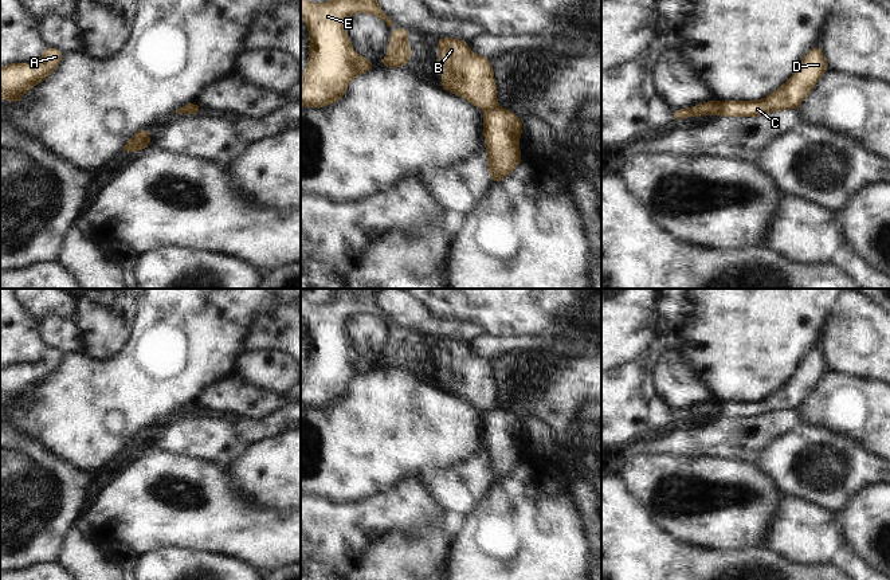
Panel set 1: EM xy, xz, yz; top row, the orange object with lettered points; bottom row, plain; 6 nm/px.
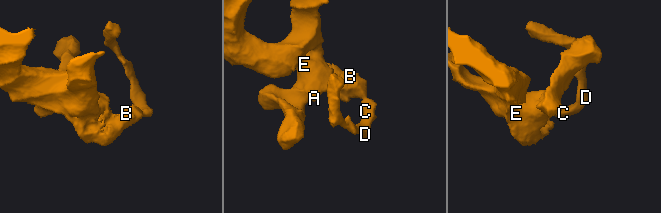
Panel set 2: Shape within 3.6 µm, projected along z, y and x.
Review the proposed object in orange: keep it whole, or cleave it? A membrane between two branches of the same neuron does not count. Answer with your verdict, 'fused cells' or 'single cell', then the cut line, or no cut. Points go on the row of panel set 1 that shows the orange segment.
fused cells | xz (497, 106), (486, 112)

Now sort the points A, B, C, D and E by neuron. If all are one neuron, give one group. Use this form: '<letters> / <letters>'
A B E / C D

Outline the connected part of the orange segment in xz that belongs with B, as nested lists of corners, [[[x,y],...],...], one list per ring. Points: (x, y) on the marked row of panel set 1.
[[[442,38],[438,47],[444,75],[442,89],[486,111],[497,107],[497,87],[490,59],[473,54],[468,43],[459,39]]]

